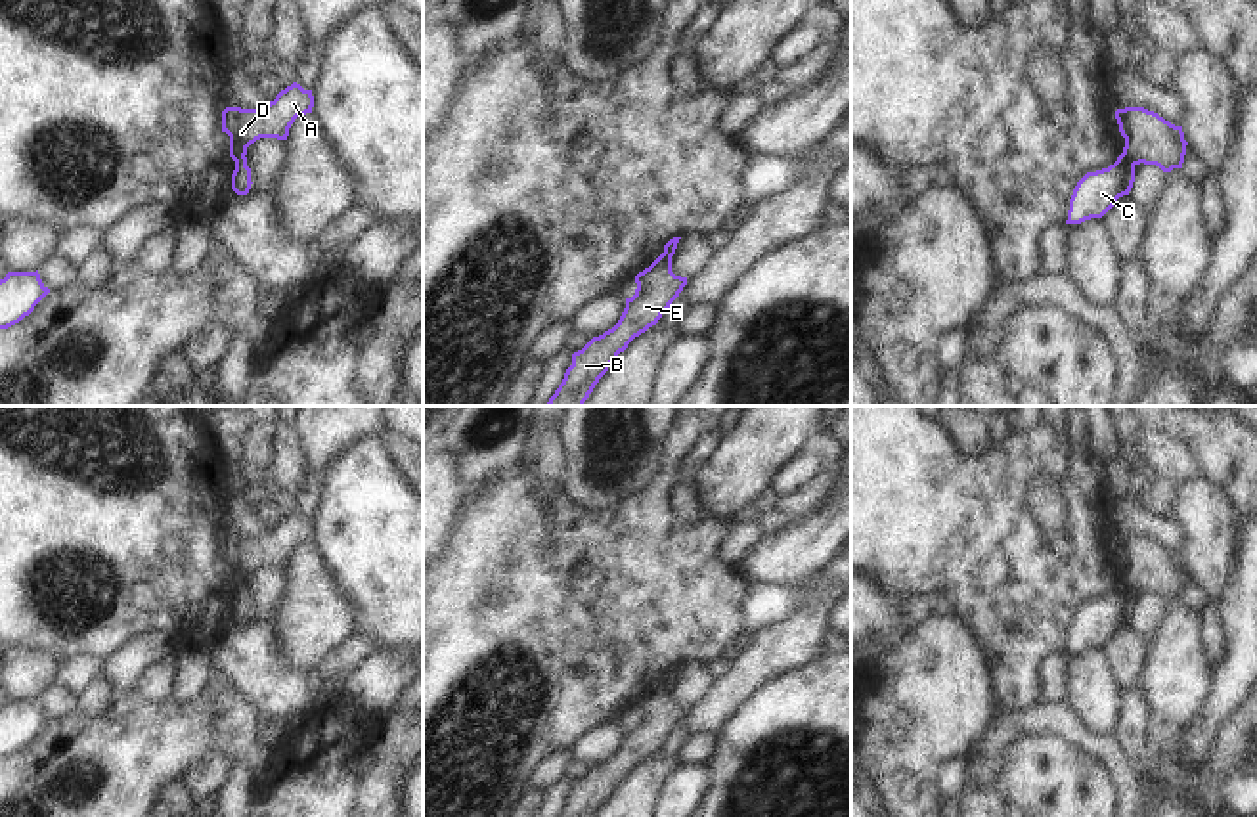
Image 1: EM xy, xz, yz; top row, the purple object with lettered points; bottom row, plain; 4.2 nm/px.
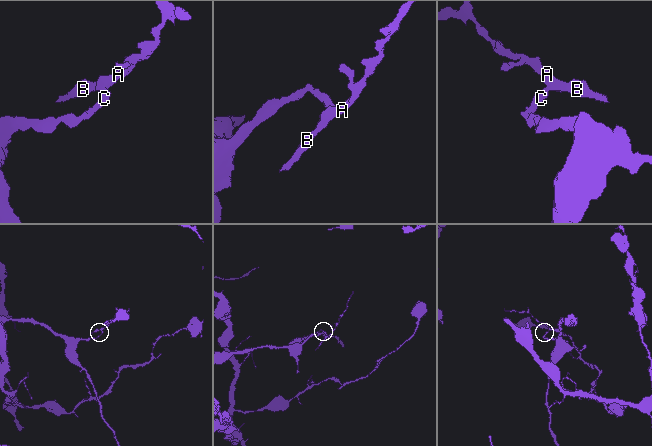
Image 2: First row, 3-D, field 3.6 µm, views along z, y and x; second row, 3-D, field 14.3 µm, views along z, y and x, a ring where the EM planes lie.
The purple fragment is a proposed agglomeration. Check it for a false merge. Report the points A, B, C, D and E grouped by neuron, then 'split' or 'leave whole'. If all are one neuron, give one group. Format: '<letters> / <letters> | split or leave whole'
A B D E / C | split

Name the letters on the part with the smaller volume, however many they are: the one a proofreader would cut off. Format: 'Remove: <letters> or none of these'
Remove: A, B, D, E

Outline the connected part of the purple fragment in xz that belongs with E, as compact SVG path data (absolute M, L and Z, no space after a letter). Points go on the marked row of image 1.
M662 253L635 276L635 283L635 295L626 298L618 323L572 354L572 365L545 406L584 406L618 354L635 337L658 323L687 285L687 277L675 276L672 272L672 256Z

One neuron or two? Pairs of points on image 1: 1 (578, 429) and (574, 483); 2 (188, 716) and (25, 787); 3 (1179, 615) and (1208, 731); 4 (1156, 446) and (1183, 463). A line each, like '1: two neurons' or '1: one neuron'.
1: one neuron
2: one neuron
3: two neurons
4: one neuron

